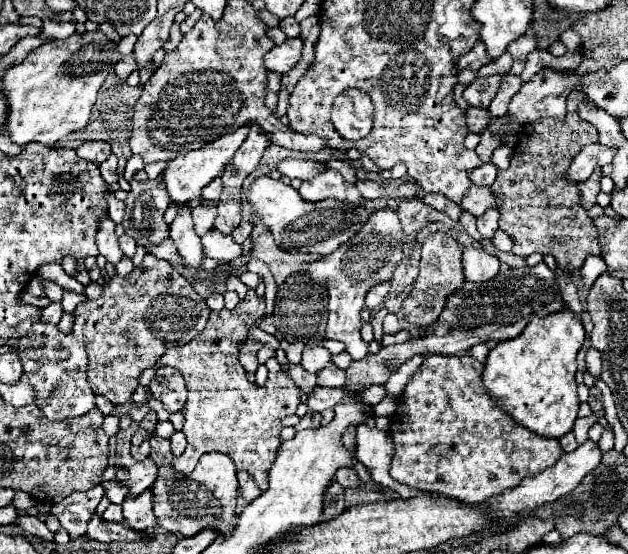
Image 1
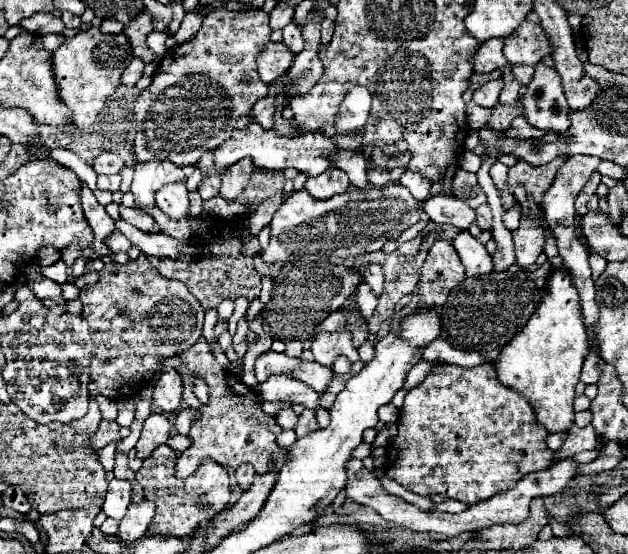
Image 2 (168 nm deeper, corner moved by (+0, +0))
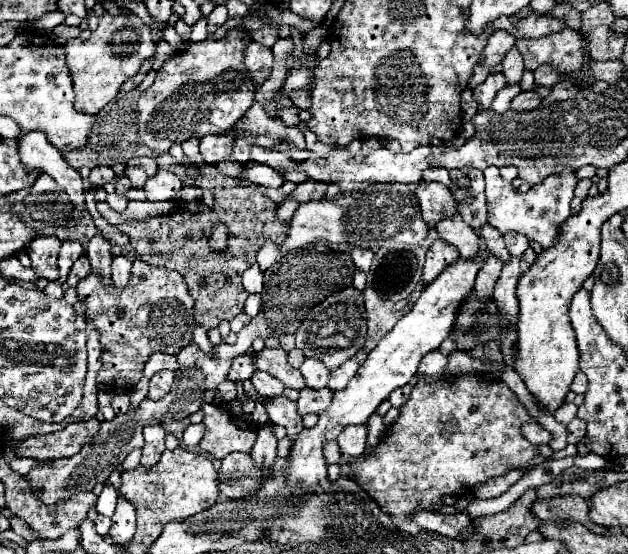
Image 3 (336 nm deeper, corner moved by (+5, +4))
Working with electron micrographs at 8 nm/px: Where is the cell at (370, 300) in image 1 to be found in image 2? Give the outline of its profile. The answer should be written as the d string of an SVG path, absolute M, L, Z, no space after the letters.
M371 263L371 265L367 265L367 269L365 269L365 283L369 283L371 285L371 291L375 293L375 297L381 297L381 293L383 293L383 269L381 269L381 265L375 265L375 263Z

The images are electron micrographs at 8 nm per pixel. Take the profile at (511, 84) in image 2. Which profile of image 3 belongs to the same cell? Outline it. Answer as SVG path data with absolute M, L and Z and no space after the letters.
M512 47L510 51L508 51L508 55L504 57L504 61L502 61L502 73L506 75L506 79L508 79L508 83L512 85L512 83L518 83L520 79L522 79L522 73L524 73L524 59L522 59L522 55L520 55L520 51L516 51L516 47Z

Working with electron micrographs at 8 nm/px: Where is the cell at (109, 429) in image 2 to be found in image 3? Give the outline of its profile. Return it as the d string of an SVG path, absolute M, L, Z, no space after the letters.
M96 417L88 421L68 423L62 431L50 435L34 435L22 443L12 443L18 457L30 457L36 461L50 461L76 455L98 433L100 421Z

